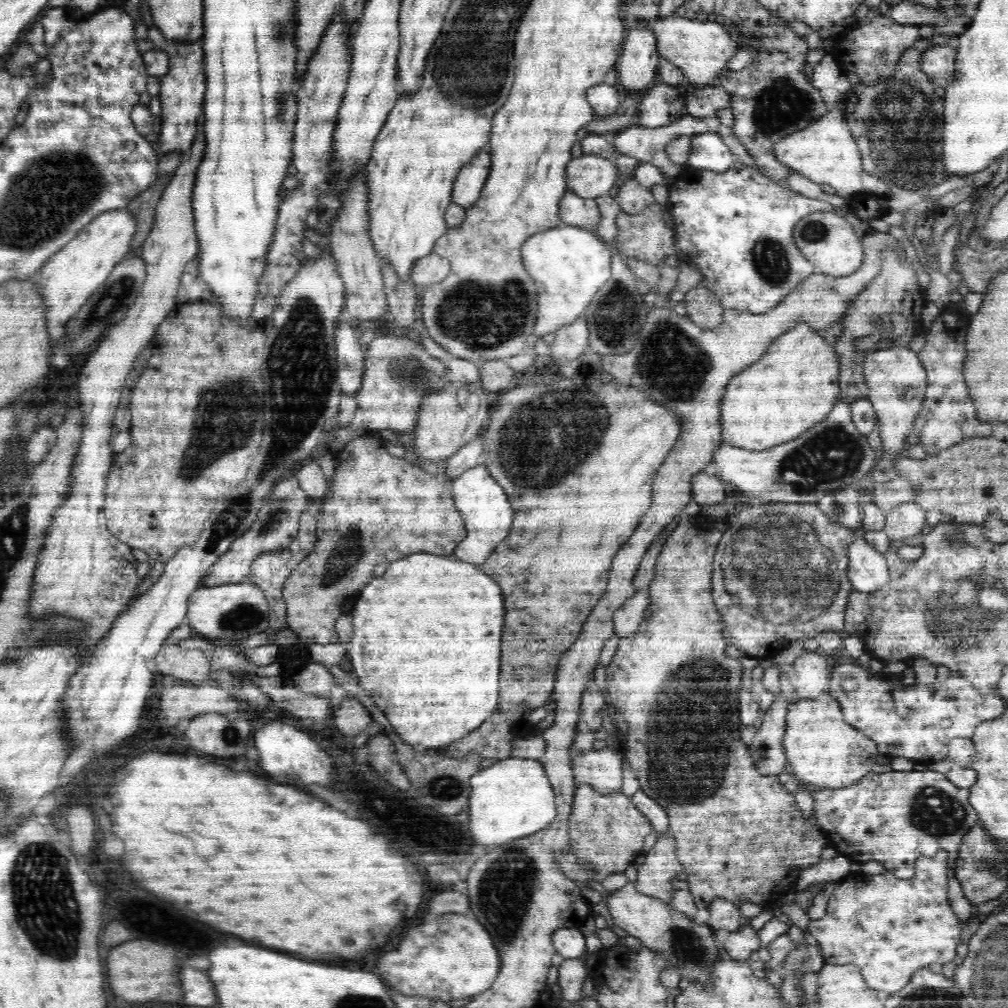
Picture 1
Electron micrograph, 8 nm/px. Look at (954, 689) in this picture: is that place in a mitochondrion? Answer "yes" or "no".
no

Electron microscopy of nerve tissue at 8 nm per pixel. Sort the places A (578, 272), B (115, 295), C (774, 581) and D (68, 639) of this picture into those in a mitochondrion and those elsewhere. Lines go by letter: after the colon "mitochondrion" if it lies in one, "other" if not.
A: other
B: mitochondrion
C: mitochondrion
D: other

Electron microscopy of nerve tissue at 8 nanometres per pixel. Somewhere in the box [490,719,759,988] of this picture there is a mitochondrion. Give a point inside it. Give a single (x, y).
(688, 949)

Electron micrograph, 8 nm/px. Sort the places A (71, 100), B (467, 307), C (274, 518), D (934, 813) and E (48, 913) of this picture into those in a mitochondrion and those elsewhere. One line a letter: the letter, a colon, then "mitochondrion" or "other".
A: other
B: mitochondrion
C: mitochondrion
D: mitochondrion
E: mitochondrion

